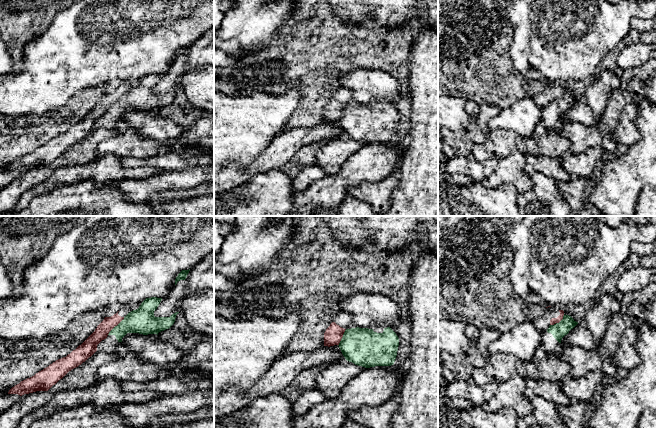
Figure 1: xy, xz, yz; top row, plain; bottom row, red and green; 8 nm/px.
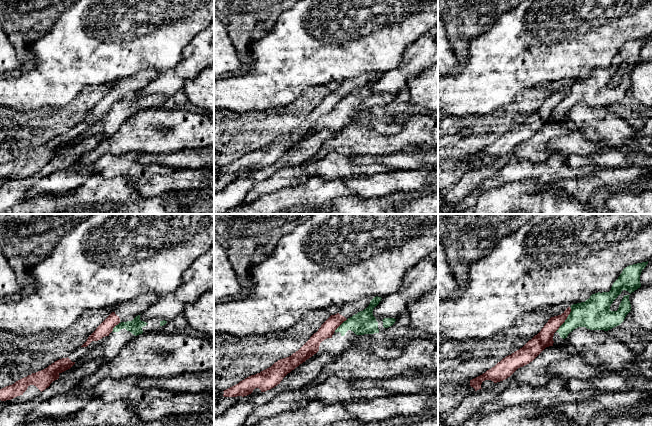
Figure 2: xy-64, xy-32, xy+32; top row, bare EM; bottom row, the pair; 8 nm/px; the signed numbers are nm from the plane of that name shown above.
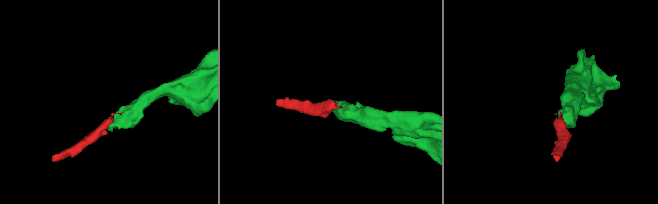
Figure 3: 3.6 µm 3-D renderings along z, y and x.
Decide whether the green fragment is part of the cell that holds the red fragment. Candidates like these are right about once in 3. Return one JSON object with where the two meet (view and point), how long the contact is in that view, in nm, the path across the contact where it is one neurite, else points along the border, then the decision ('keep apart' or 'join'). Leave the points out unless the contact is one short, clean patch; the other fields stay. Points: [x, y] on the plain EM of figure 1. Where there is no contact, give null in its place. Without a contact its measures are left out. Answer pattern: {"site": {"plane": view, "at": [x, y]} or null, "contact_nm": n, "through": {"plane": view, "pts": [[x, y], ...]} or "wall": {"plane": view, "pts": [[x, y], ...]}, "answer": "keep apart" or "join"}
{"site": {"plane": "xy", "at": [115, 101]}, "contact_nm": 200, "wall": {"plane": "xy", "pts": [[124, 93], [107, 110]]}, "answer": "keep apart"}

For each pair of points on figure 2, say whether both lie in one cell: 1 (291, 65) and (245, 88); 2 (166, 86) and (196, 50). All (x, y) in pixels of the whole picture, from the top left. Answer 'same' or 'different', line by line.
1: same
2: same

